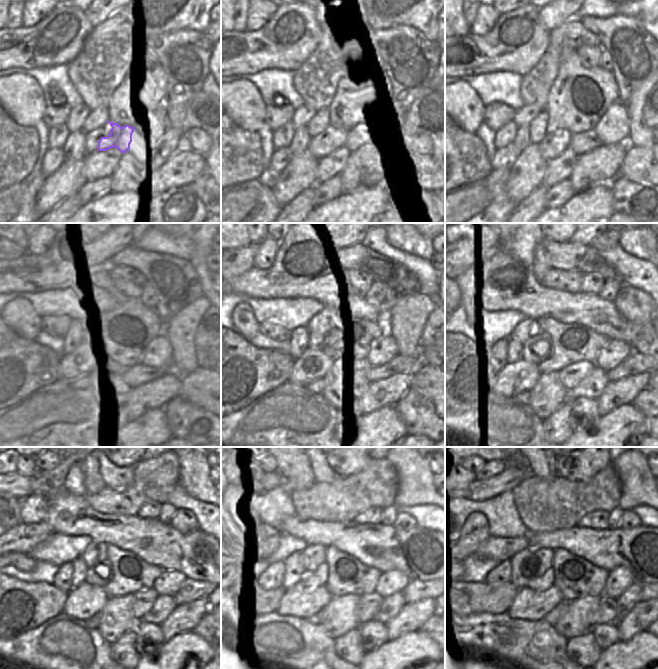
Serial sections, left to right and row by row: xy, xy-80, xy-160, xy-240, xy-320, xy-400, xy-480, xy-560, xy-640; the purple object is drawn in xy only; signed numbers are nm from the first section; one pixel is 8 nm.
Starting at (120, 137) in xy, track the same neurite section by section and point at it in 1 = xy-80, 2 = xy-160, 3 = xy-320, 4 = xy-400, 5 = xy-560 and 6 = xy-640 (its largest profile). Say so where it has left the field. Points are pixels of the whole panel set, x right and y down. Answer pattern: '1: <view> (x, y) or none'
1: xy-80 (355, 138)
2: xy-160 (581, 143)
3: xy-320 (402, 364)
4: xy-400 (635, 363)
5: xy-560 (415, 591)
6: xy-640 (648, 591)

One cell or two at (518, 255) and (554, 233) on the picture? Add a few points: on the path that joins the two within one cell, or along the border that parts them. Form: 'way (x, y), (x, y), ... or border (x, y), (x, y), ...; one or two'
border (541, 233), (544, 238); two

